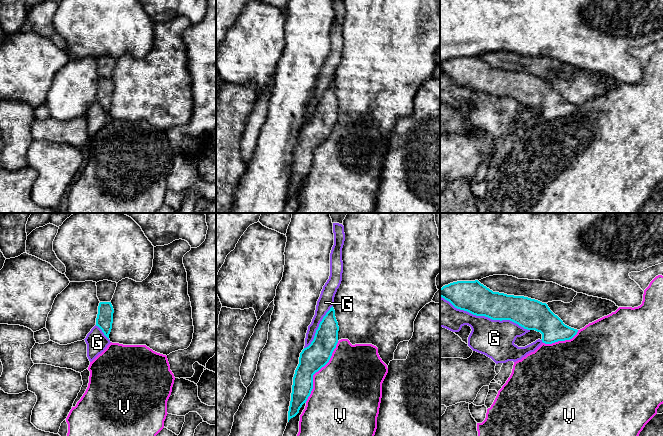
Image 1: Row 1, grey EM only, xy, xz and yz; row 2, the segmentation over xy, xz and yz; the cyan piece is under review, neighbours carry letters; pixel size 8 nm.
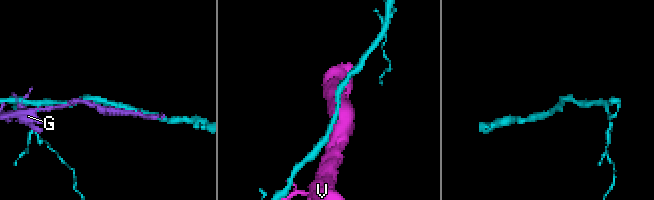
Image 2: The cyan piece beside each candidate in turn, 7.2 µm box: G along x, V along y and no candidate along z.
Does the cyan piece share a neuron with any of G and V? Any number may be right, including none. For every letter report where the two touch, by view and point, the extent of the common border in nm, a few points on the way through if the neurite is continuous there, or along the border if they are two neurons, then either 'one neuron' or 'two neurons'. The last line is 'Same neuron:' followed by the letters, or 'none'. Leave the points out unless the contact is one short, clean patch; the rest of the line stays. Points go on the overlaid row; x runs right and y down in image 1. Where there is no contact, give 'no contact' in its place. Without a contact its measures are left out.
G: contact yz (485, 316); length 750 nm; two neurons
V: contact xz (317, 371); length 550 nm; two neurons
Same neuron: none

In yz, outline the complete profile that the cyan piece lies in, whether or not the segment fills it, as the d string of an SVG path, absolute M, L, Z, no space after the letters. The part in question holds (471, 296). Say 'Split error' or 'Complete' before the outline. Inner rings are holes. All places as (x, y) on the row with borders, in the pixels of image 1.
Complete. M478 280L457 281L440 288L440 297L449 301L455 308L467 311L476 316L485 316L492 320L510 320L527 330L535 330L542 334L542 342L552 344L572 339L578 332L555 315L546 303L524 296L507 295L493 292Z

